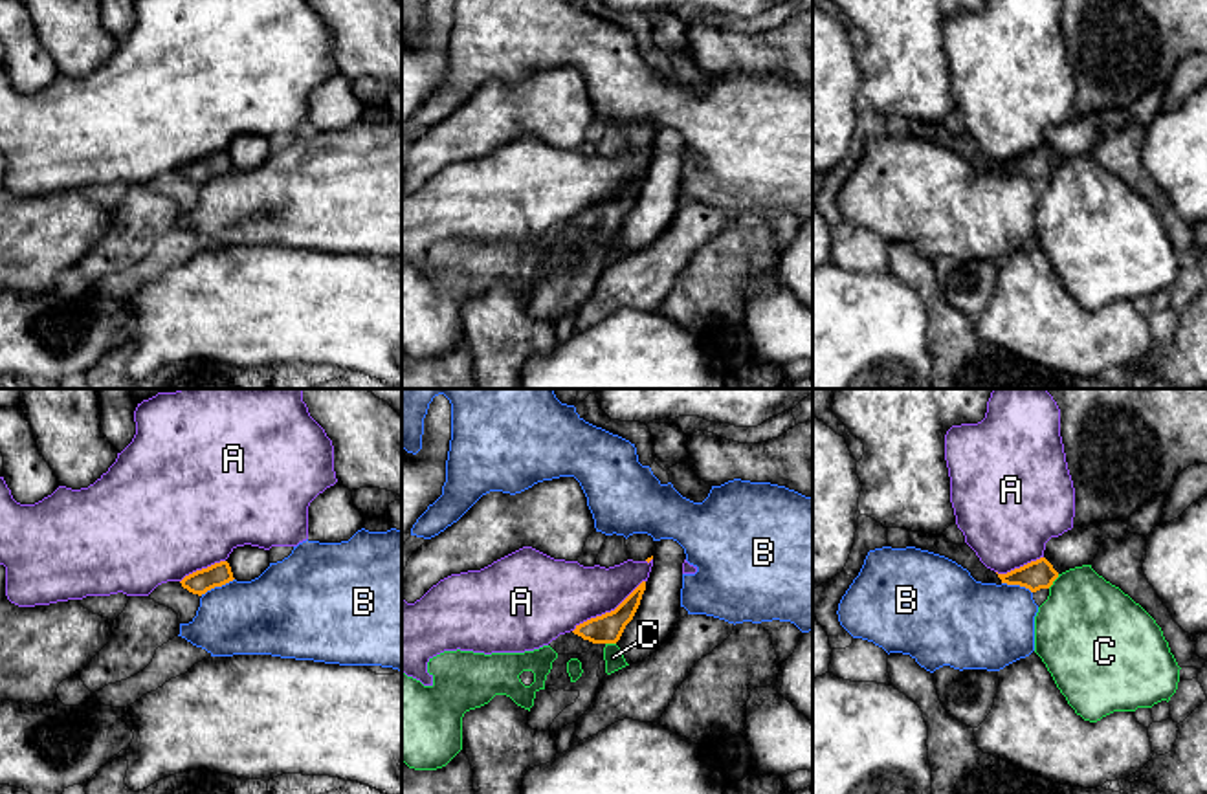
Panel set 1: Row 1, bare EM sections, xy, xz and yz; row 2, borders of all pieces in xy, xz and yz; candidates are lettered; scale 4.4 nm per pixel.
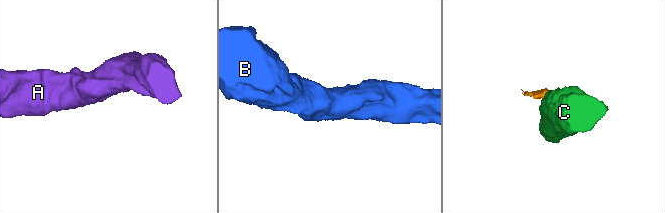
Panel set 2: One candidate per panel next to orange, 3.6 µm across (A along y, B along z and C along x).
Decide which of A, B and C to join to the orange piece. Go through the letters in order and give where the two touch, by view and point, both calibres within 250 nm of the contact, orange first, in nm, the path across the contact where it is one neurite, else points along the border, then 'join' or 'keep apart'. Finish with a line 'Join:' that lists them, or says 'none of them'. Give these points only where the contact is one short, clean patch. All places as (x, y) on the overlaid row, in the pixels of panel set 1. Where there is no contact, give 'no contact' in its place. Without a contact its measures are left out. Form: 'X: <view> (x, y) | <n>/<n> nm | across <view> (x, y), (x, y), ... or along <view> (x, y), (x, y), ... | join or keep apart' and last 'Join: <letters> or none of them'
A: xz (608, 613) | 130/320 nm | along xz (644, 580), (613, 609), (584, 620), (573, 631) | keep apart
B: xy (217, 585) | 100/340 nm | along xy (233, 578), (200, 595) | keep apart
C: yz (1053, 580) | 130/420 nm | along yz (1059, 574), (1048, 587) | keep apart
Join: none of them

